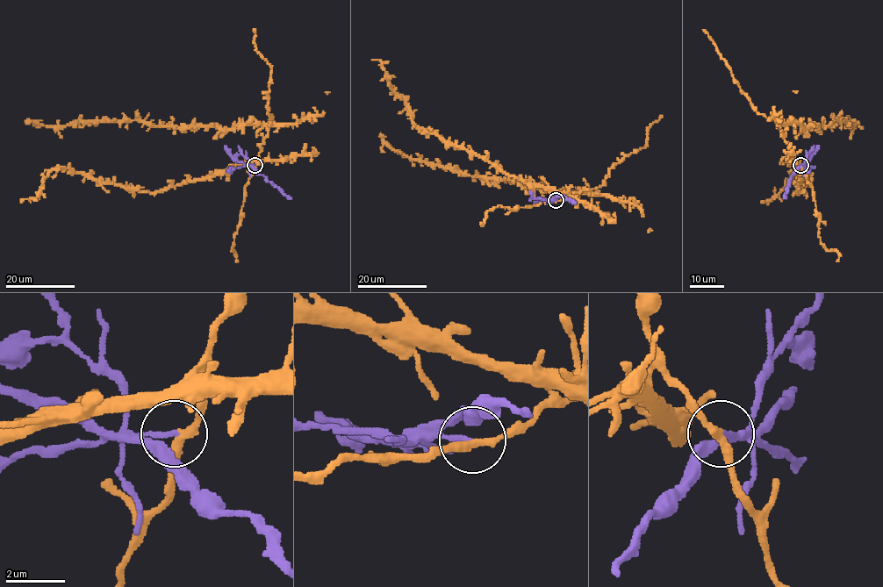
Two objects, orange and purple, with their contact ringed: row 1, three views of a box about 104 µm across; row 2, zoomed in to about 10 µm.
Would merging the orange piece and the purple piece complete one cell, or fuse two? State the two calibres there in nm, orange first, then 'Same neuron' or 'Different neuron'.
Thickness 280 nm (orange) against 190 nm. Different neuron

